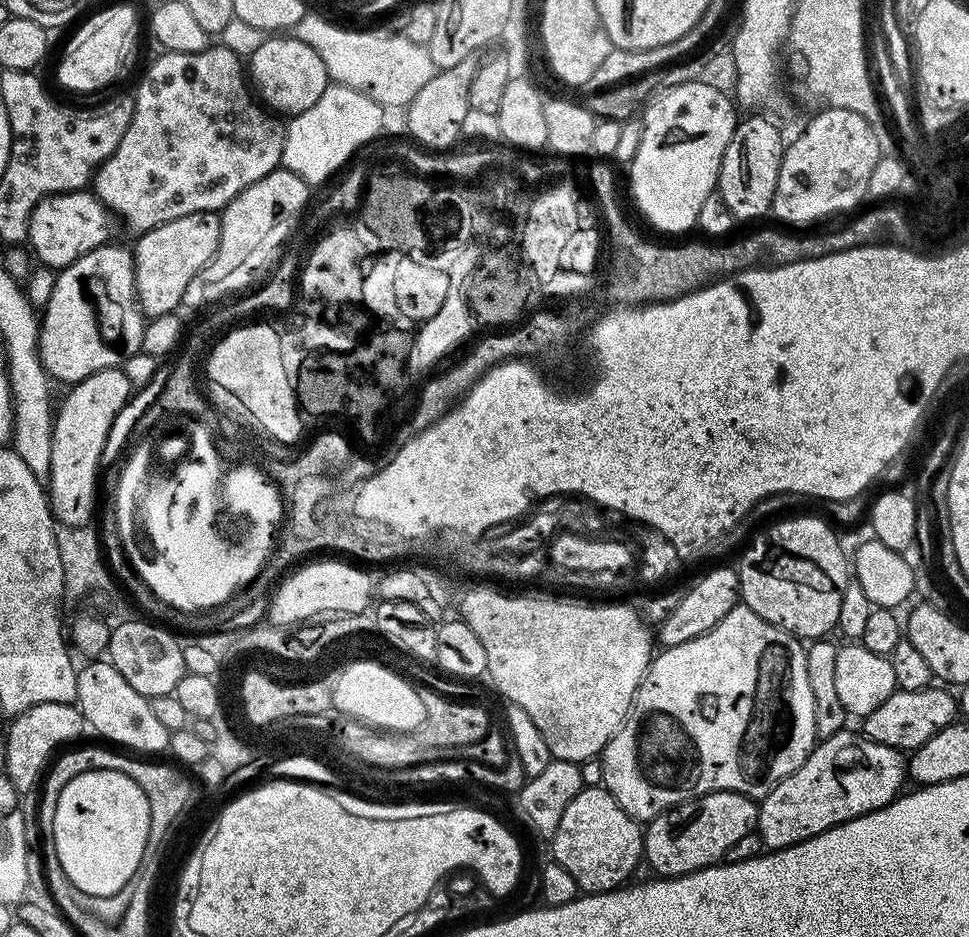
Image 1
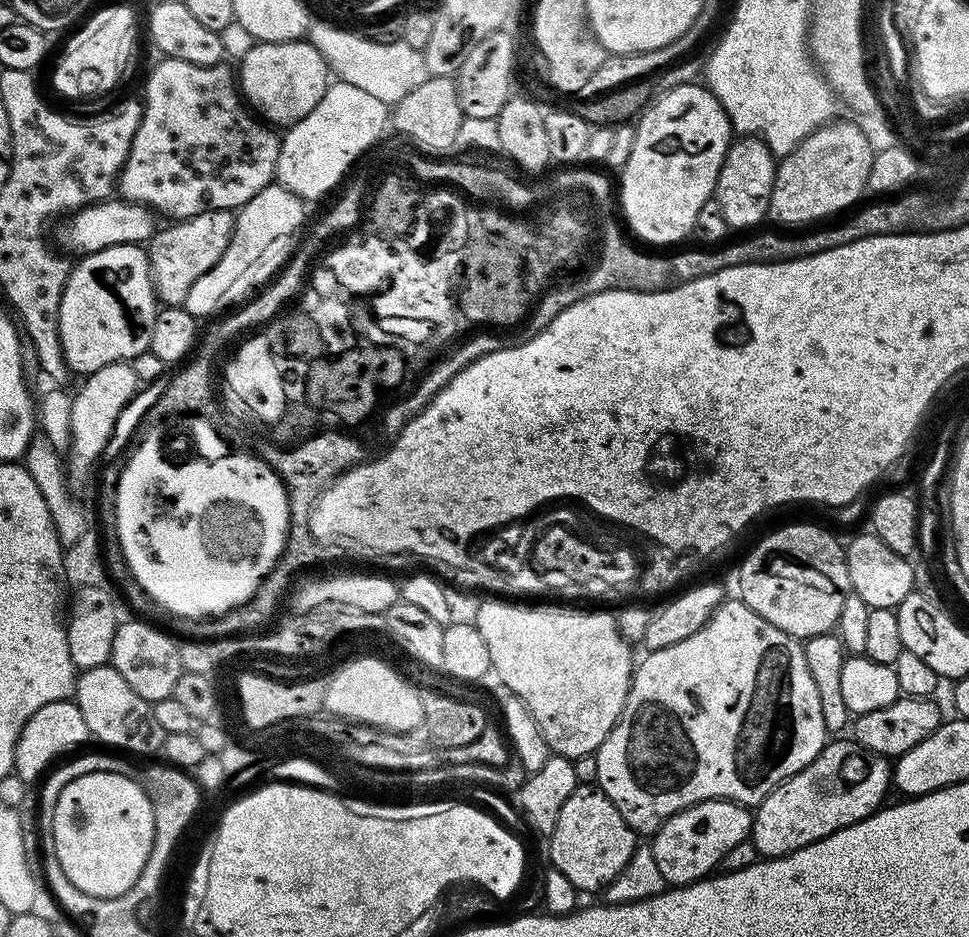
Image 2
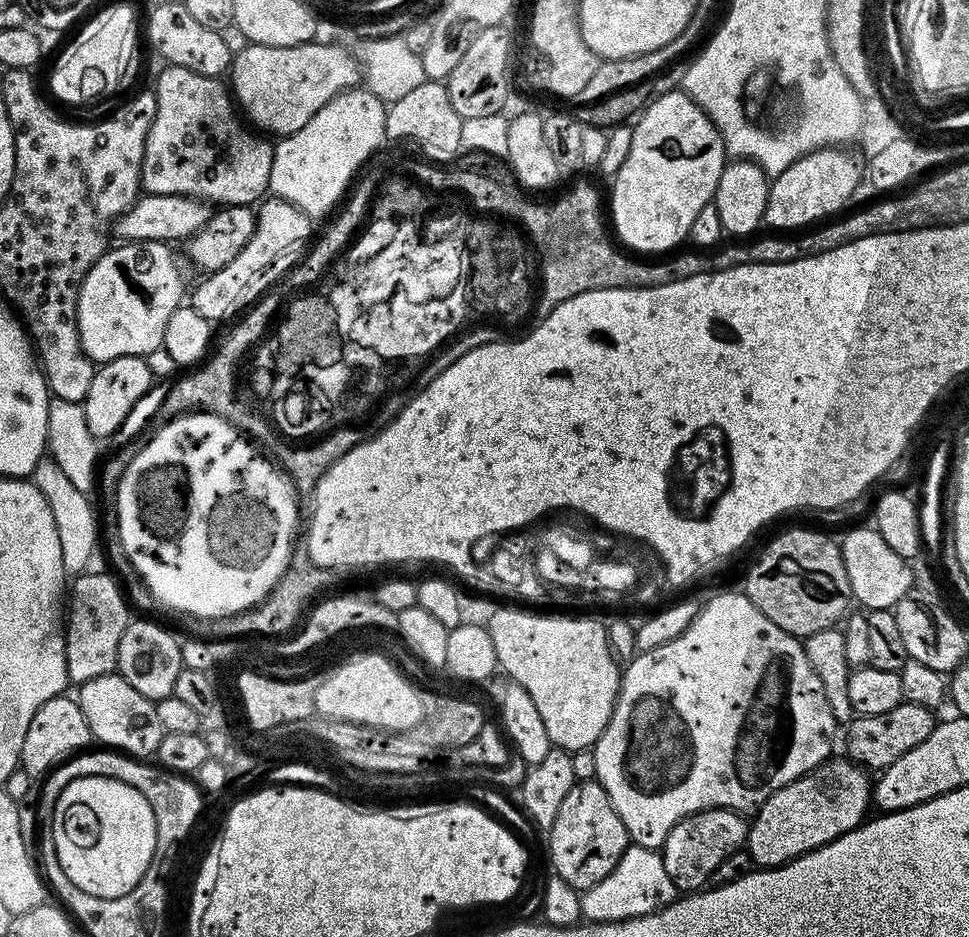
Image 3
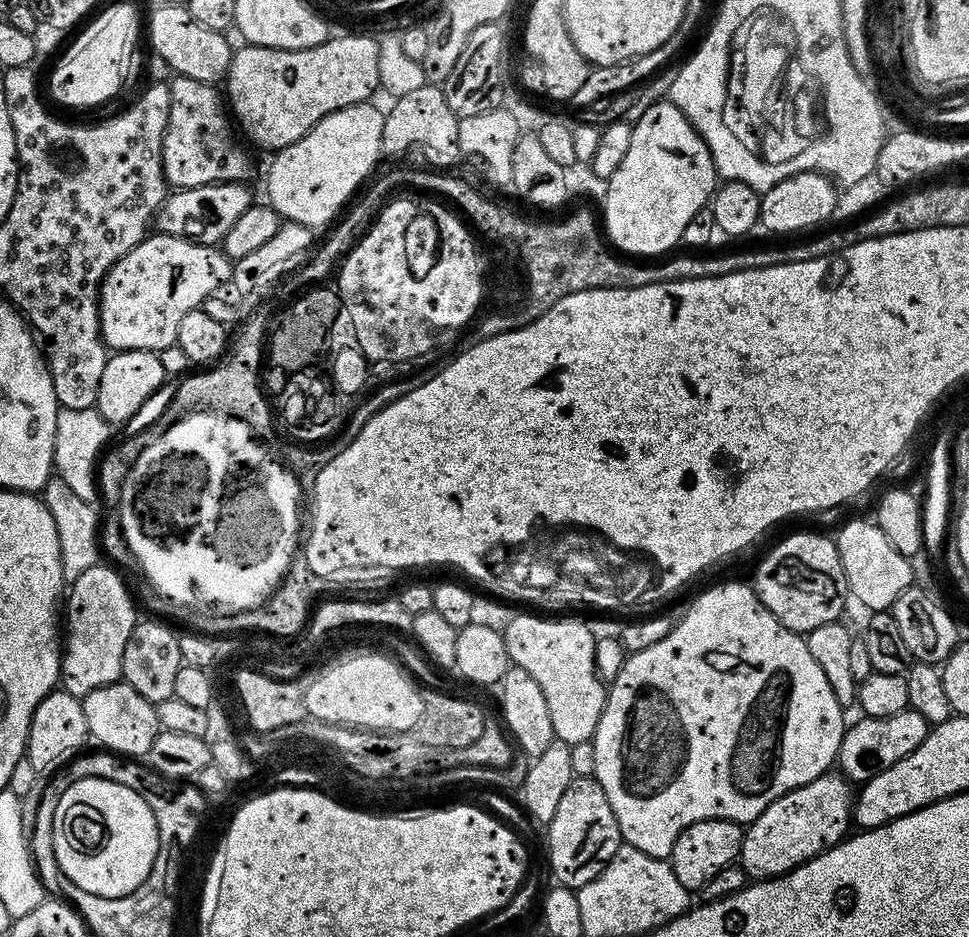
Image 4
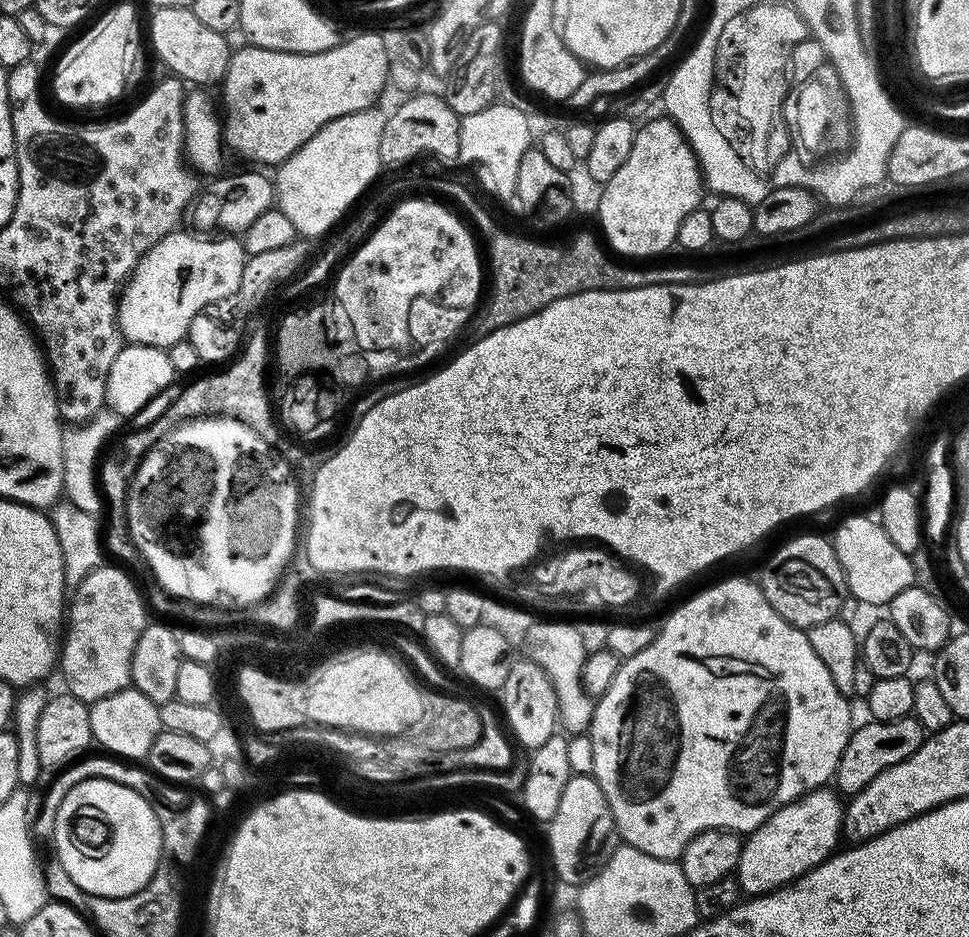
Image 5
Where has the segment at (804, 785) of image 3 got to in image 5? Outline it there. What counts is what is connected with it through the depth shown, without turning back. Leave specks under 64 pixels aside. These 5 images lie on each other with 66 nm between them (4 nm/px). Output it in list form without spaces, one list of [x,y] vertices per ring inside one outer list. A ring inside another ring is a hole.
[[[831,787],[816,788],[794,802],[782,806],[758,830],[747,833],[740,845],[740,857],[734,873],[745,897],[764,896],[787,884],[793,884],[802,874],[814,870],[837,851],[842,840],[845,805]]]

